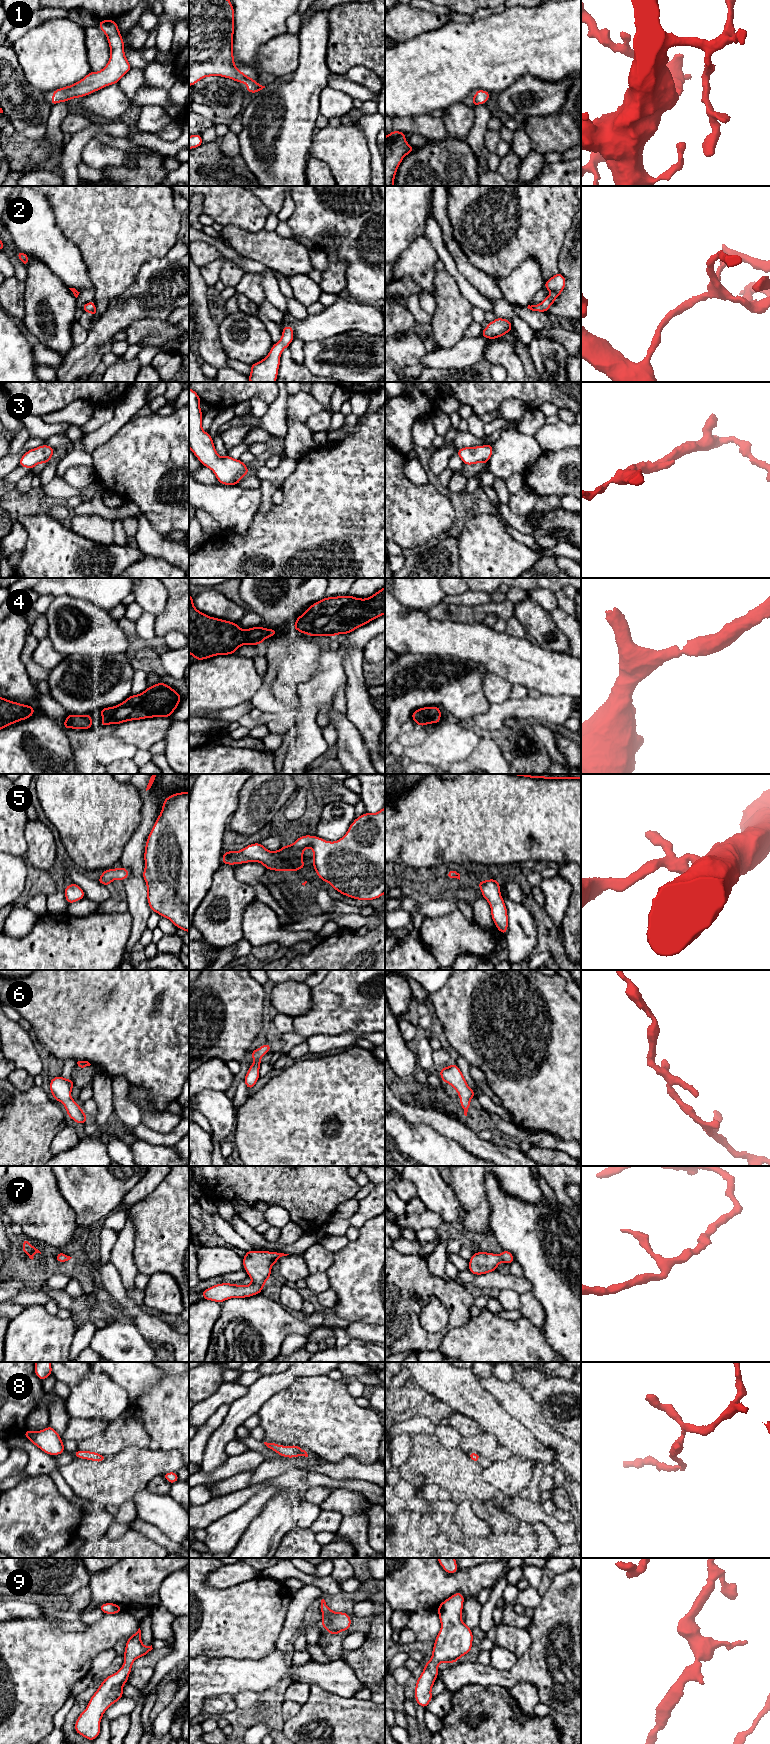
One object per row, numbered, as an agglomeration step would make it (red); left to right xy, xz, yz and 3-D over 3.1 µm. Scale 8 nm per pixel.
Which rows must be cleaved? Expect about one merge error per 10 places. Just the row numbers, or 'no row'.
no row

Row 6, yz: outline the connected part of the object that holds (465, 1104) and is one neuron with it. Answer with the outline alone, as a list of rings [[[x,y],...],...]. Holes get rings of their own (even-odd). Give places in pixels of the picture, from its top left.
[[[456,1064],[439,1069],[440,1077],[443,1082],[450,1084],[458,1093],[460,1104],[464,1110],[464,1115],[470,1108],[470,1100],[475,1097],[475,1090],[472,1090],[462,1074],[460,1068]]]

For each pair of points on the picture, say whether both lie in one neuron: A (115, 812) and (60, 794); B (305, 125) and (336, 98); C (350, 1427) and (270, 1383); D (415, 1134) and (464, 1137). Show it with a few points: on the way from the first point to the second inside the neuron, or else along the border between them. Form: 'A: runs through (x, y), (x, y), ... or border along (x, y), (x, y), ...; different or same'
A: runs through (101, 812), (94, 812), (78, 796), (74, 796); same
B: border along (323, 89), (319, 98), (319, 114); different
C: border along (302, 1377), (274, 1393), (263, 1404); different
D: border along (424, 1123), (439, 1133), (455, 1140), (464, 1149); different

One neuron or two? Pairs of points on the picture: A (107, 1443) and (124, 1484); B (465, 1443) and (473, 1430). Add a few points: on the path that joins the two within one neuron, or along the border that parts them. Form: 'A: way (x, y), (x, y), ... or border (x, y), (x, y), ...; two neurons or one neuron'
A: border (134, 1446), (128, 1446), (117, 1453), (107, 1456); two neurons
B: border (482, 1431), (478, 1434), (461, 1438); two neurons

